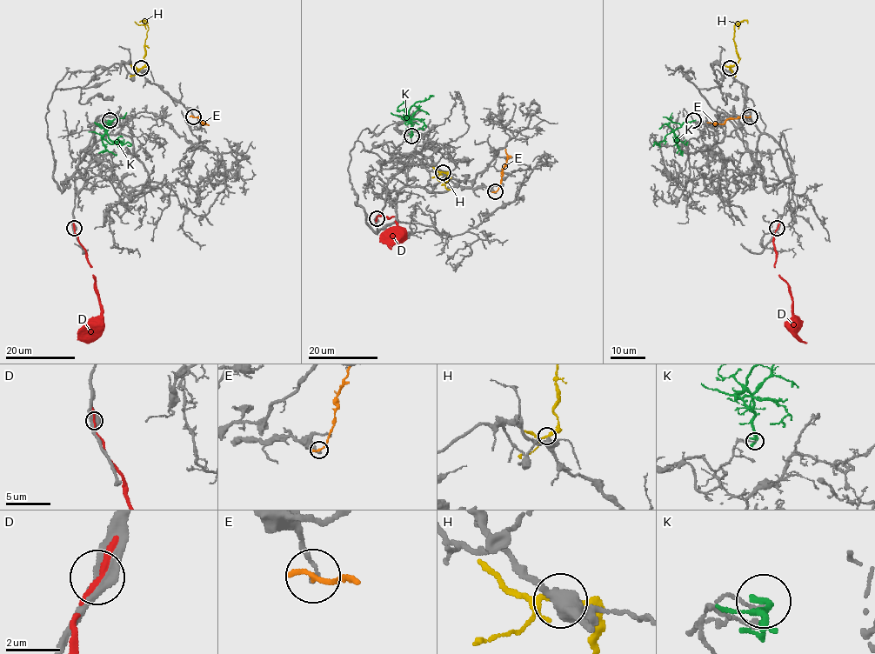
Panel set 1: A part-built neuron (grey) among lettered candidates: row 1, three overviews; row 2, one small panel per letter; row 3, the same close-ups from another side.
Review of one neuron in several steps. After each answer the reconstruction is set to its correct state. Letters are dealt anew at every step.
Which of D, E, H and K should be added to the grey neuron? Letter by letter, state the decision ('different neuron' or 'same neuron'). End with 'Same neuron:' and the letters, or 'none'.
D: different neuron
E: different neuron
H: different neuron
K: different neuron
Same neuron: none

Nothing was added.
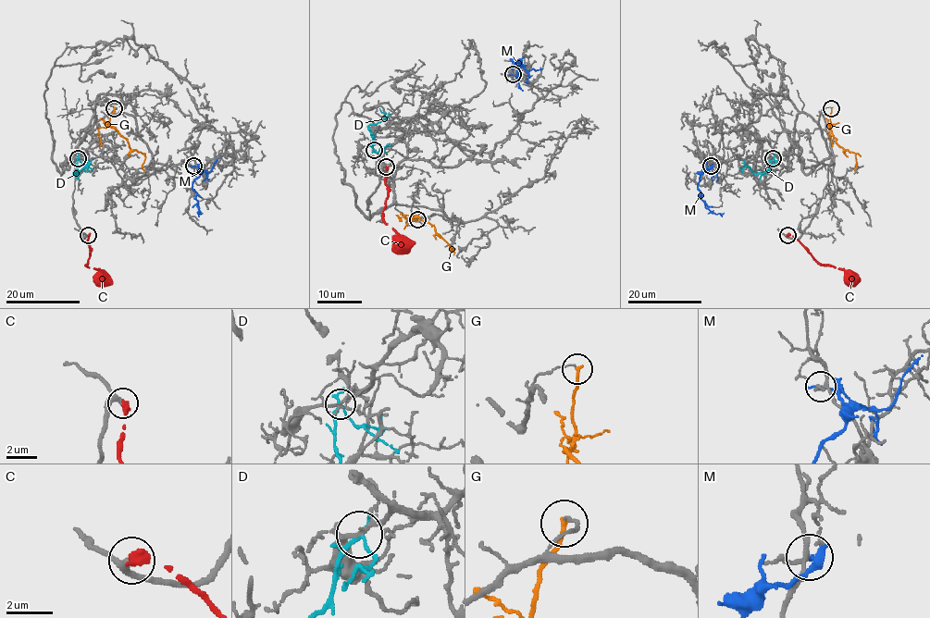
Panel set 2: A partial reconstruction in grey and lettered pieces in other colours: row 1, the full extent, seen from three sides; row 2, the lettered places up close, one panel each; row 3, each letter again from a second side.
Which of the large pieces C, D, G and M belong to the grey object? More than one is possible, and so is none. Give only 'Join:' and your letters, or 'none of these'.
Join: C

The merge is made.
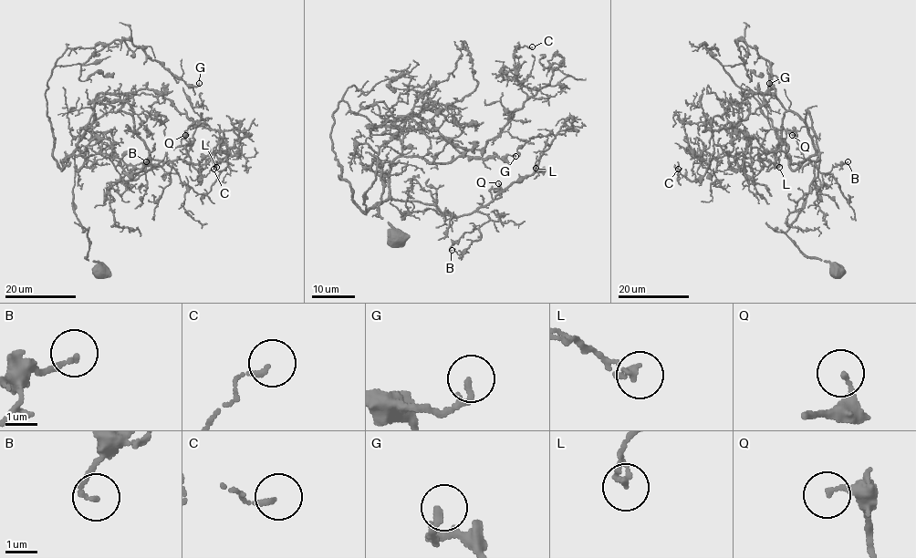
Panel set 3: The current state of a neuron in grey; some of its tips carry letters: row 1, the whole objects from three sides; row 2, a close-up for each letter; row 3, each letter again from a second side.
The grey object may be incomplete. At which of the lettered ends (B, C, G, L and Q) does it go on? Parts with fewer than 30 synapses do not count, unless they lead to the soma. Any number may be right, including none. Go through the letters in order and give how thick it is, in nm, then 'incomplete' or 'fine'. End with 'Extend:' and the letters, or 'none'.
B: 150 nm thick; fine
C: 140 nm thick; fine
G: 200 nm thick; fine
L: 190 nm thick; fine
Q: 200 nm thick; fine
Extend: none

